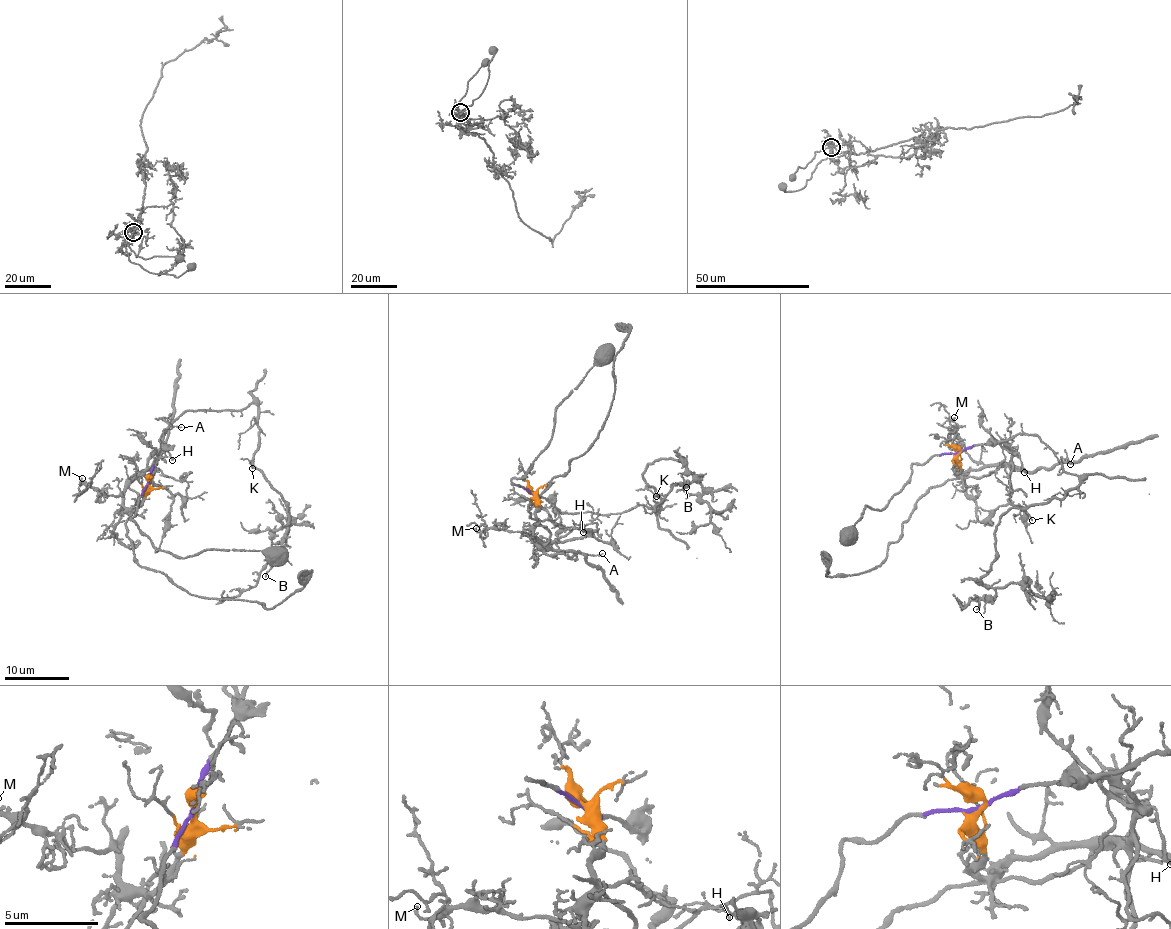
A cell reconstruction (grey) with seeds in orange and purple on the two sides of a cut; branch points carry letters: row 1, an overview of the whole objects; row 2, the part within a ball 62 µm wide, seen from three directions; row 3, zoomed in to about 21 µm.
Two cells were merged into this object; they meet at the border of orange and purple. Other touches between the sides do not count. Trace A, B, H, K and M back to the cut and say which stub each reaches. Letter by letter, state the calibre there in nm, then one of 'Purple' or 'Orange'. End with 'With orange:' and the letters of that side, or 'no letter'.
A: Thickness 130 nm. Orange
B: Thickness 130 nm. Purple
H: Thickness 160 nm. Orange
K: Thickness 100 nm. Purple
M: Thickness 140 nm. Orange
With orange: A, H, M

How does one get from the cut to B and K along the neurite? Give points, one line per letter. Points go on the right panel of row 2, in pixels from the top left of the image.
B: (957, 453), (1033, 434), (1080, 482), (1062, 497), (1002, 514), (982, 576), (995, 597), (976, 609)
K: (957, 453), (1020, 433), (1041, 439), (1080, 482), (1062, 497), (1025, 509), (1032, 520)

